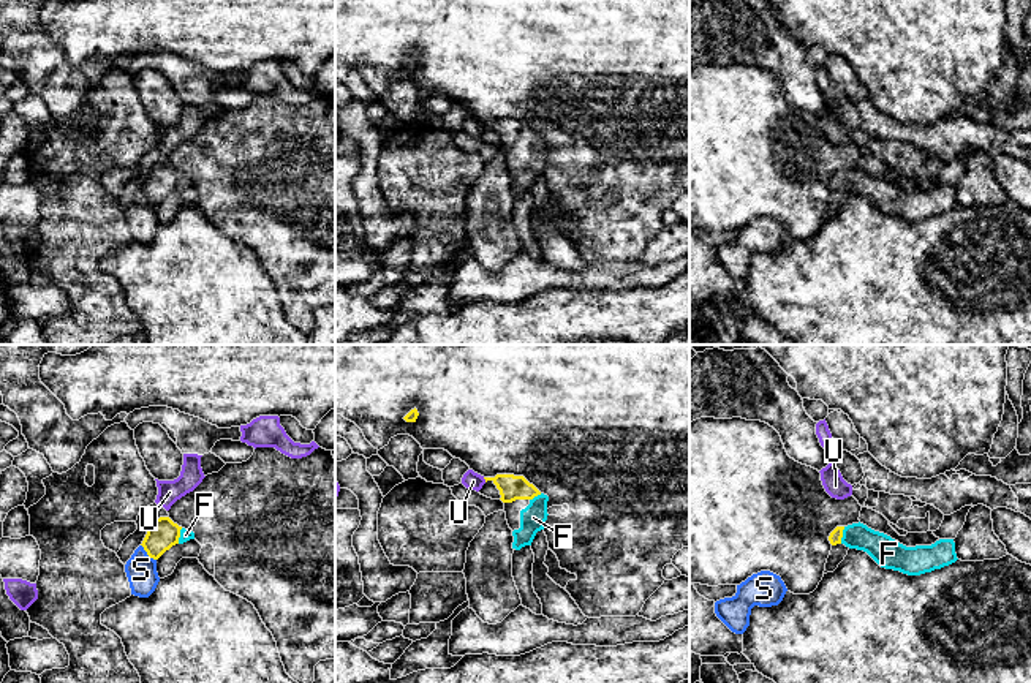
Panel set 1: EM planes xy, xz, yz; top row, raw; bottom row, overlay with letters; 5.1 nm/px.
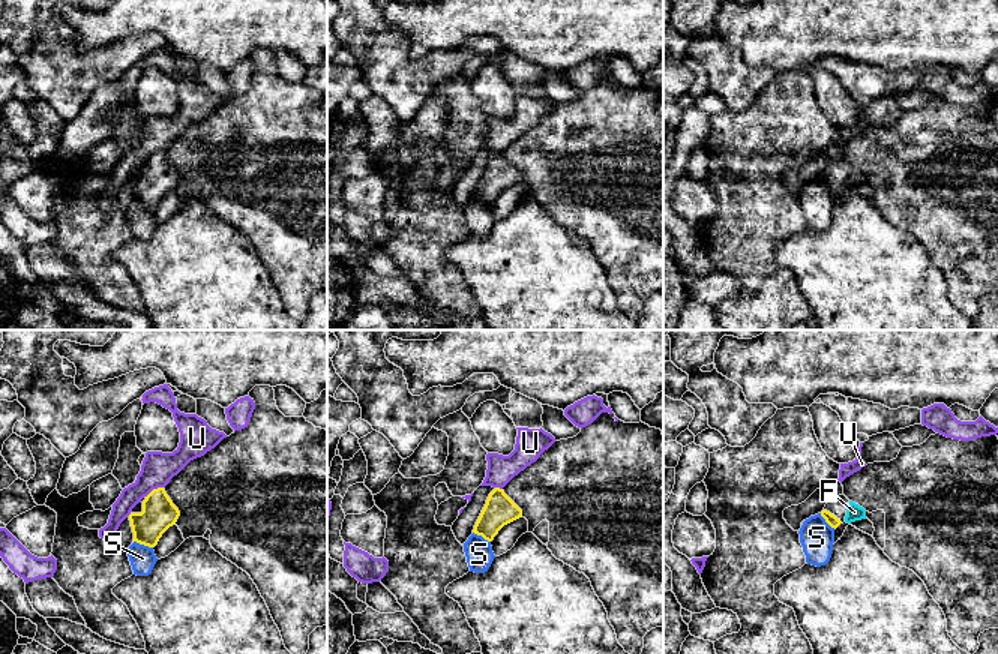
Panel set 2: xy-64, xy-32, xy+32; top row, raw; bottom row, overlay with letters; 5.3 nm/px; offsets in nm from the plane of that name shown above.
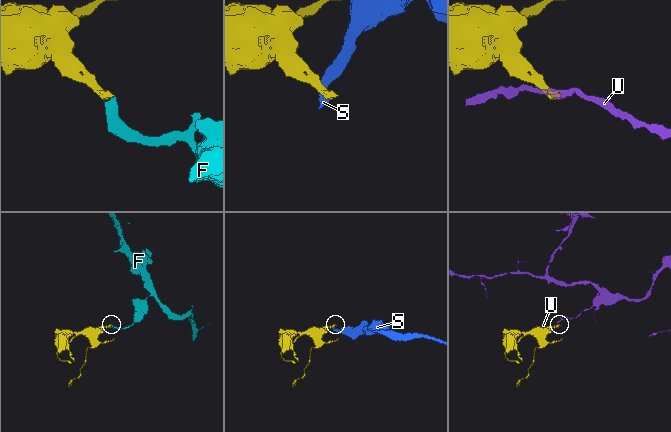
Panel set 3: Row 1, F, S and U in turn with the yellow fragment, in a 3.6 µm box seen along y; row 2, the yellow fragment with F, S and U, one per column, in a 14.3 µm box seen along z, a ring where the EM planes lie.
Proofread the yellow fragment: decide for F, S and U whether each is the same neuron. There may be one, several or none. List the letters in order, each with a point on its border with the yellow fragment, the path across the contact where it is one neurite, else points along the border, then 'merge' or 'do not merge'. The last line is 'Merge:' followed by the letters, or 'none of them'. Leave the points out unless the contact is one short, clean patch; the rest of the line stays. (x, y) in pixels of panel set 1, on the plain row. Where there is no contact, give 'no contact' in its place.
F: meets yellow in yz at (842, 181); runs through yz (835, 182), (842, 181), (865, 184), (887, 198); merge
S: meets yellow in xy at (147, 199); border along xy (141, 190), (155, 206); do not merge
U: meets yellow in xz at (484, 124); border along xz (483, 124), (486, 127); do not merge
Merge: F

